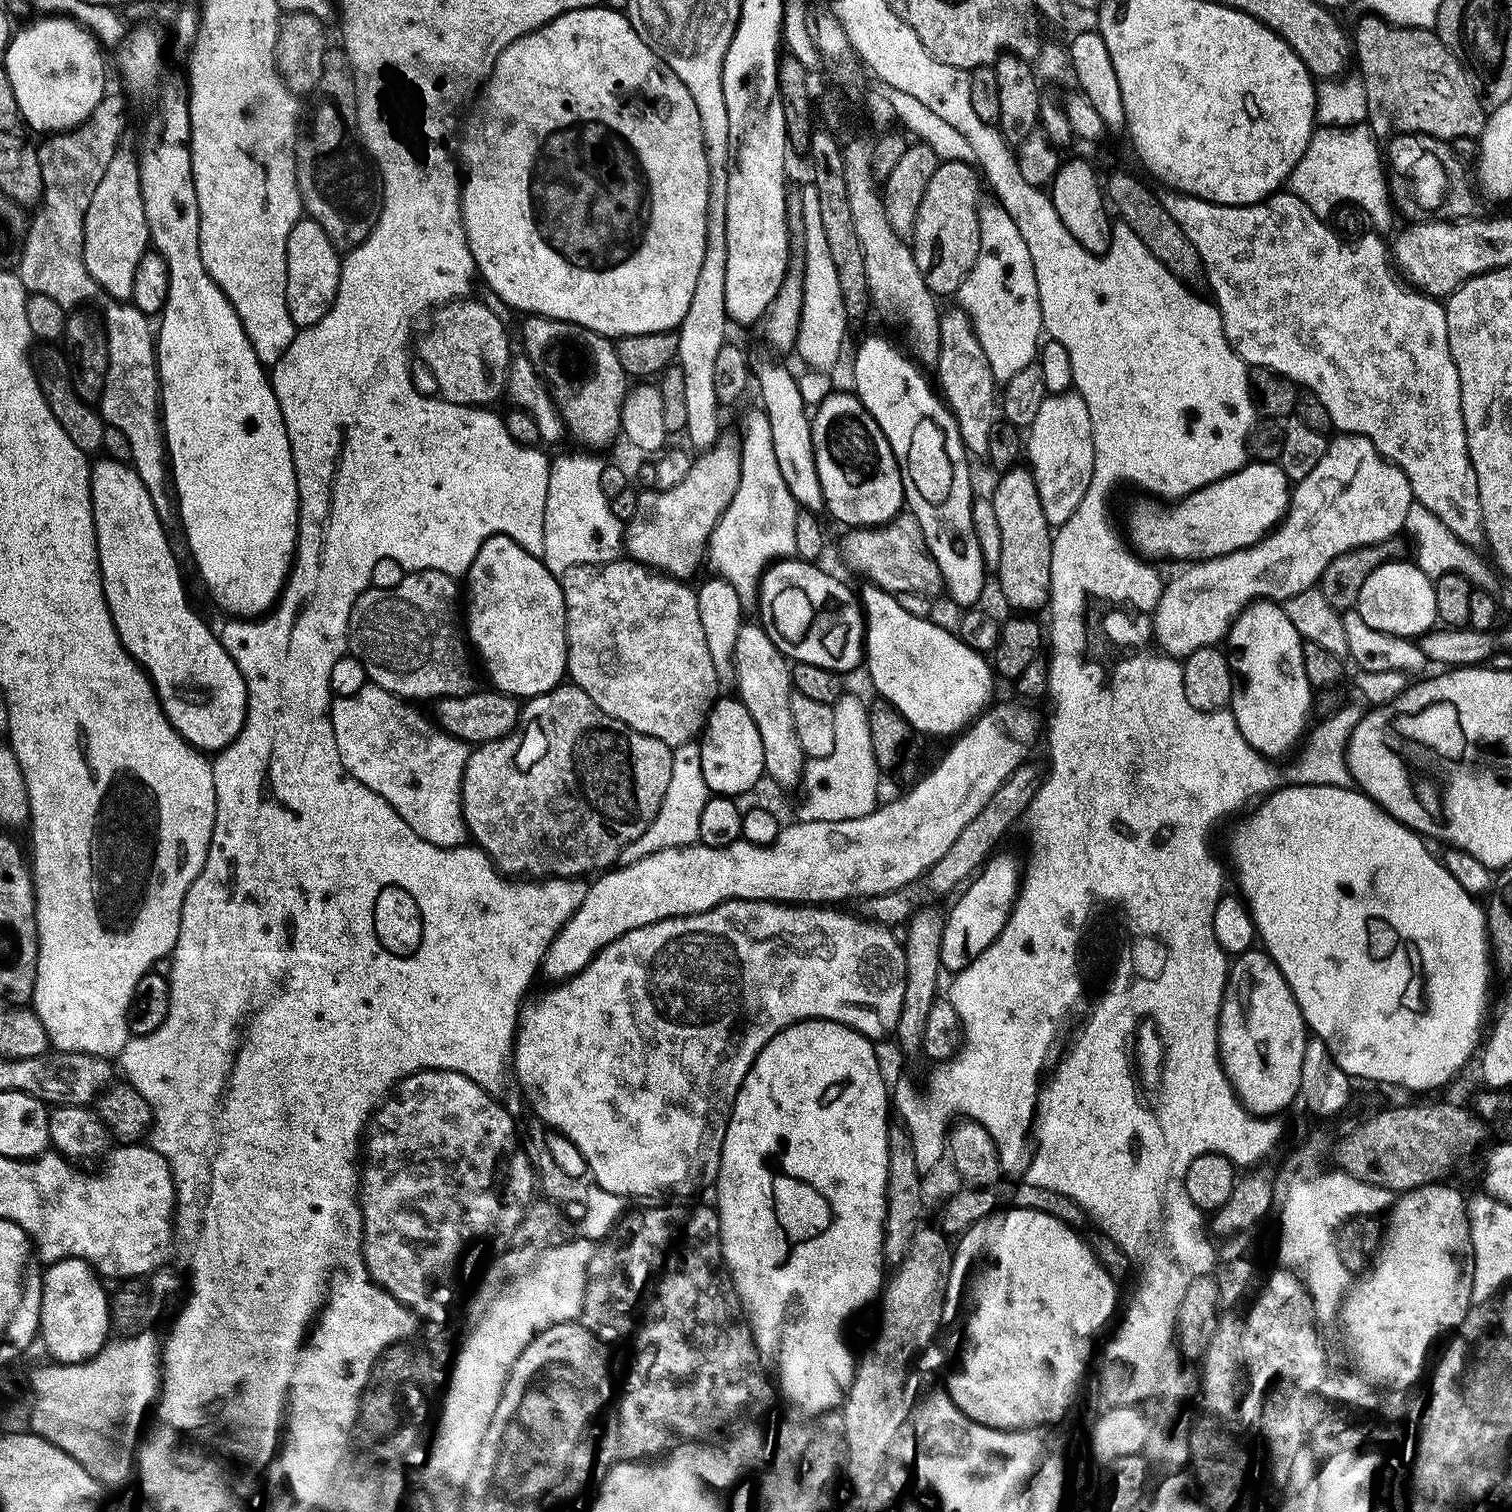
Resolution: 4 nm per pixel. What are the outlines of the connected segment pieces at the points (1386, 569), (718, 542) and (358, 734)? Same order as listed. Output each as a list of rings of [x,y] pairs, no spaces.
[[[1404,563],[1383,564],[1378,570],[1374,570],[1374,574],[1366,578],[1366,586],[1362,586],[1355,609],[1371,630],[1386,635],[1419,638],[1433,631],[1440,619],[1436,586],[1415,563]]]
[[[766,418],[759,419],[748,420],[744,424],[744,448],[739,449],[738,494],[734,494],[734,502],[730,502],[710,541],[710,564],[712,560],[713,566],[720,571],[717,573],[737,591],[738,598],[748,610],[757,607],[760,581],[764,579],[769,567],[797,555],[795,526],[798,509],[794,502],[794,494],[790,494],[790,486],[786,486],[786,478],[782,478],[782,470],[778,470],[778,457],[774,455],[774,434],[770,430],[770,422]]]
[[[367,686],[368,688],[364,688],[361,692],[356,692],[353,696],[344,696],[335,701],[332,705],[332,725],[334,726],[334,738],[338,744],[338,754],[342,758],[342,766],[347,772],[352,774],[358,782],[362,782],[362,786],[366,786],[370,790],[374,790],[374,794],[378,794],[382,798],[386,798],[386,802],[390,802],[390,806],[394,806],[394,810],[398,810],[398,814],[403,818],[404,821],[408,823],[410,826],[410,830],[414,830],[414,834],[418,834],[418,838],[422,838],[426,842],[430,842],[434,846],[438,846],[439,848],[463,848],[465,845],[469,843],[470,837],[468,835],[468,827],[466,826],[466,822],[464,821],[464,771],[466,770],[466,766],[468,765],[468,758],[470,755],[470,748],[469,745],[465,744],[464,741],[459,740],[458,738],[454,738],[450,733],[445,732],[443,728],[440,727],[439,723],[433,722],[431,719],[430,721],[427,720],[426,717],[423,716],[422,713],[419,712],[419,707],[413,706],[409,701],[394,695],[393,692],[387,692],[386,690],[382,690],[381,688],[375,686]]]

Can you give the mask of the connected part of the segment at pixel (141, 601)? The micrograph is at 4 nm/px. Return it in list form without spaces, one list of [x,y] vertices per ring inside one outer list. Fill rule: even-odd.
[[[100,458],[96,465],[91,465],[90,479],[92,482],[92,505],[94,506],[94,526],[96,527],[96,549],[100,559],[100,581],[106,594],[108,609],[112,615],[114,626],[118,630],[118,638],[122,646],[132,656],[132,659],[147,672],[152,684],[156,687],[156,694],[160,705],[164,707],[166,718],[177,730],[184,728],[233,728],[239,729],[242,724],[242,698],[247,697],[248,687],[244,681],[242,670],[230,658],[230,654],[224,648],[224,643],[220,641],[219,635],[204,625],[204,620],[192,609],[192,604],[188,601],[188,592],[184,589],[184,576],[180,573],[180,564],[176,561],[176,552],[172,549],[172,544],[168,541],[169,529],[158,518],[158,510],[154,510],[154,502],[150,498],[150,490],[146,490],[146,482],[138,478],[135,468],[131,463],[123,464],[120,461],[109,458]]]

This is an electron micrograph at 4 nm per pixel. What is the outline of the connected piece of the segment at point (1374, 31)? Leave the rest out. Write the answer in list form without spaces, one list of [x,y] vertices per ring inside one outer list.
[[[1371,14],[1361,15],[1360,18],[1356,24],[1356,60],[1360,63],[1358,76],[1364,81],[1368,99],[1368,124],[1377,138],[1429,135],[1430,138],[1455,142],[1475,141],[1484,135],[1484,128],[1490,119],[1489,113],[1484,113],[1485,101],[1477,85],[1468,81],[1459,58],[1440,41],[1443,39],[1433,29],[1398,28]]]

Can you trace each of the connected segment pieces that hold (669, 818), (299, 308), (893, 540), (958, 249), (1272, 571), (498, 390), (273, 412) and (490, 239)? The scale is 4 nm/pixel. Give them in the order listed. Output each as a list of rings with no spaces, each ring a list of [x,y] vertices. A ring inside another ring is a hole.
[[[696,742],[683,744],[673,751],[672,757],[674,768],[666,798],[662,798],[662,810],[658,818],[654,818],[650,830],[646,830],[643,838],[634,842],[624,852],[622,860],[625,865],[635,864],[637,860],[653,856],[663,848],[691,848],[700,844],[702,810],[706,810],[710,799],[706,778],[702,774],[702,750]]]
[[[305,218],[294,226],[294,234],[290,234],[288,243],[288,285],[286,286],[286,298],[290,318],[296,323],[297,329],[309,328],[326,314],[334,306],[340,289],[340,265],[341,253],[337,252],[334,242],[318,226],[318,222],[311,218]]]
[[[901,514],[890,524],[882,528],[857,528],[847,533],[844,540],[844,560],[860,576],[865,576],[869,585],[875,585],[882,591],[902,594],[914,594],[922,597],[936,598],[939,592],[945,591],[942,570],[938,570],[938,562],[930,554],[926,546],[926,534],[922,534],[922,526],[918,518],[911,514]]]
[[[941,163],[934,178],[930,178],[926,198],[922,198],[922,210],[918,210],[918,226],[910,241],[918,270],[922,270],[926,286],[930,286],[937,298],[955,297],[959,293],[966,278],[974,270],[982,250],[982,180],[977,169],[969,164]]]
[[[1343,434],[1335,438],[1329,443],[1327,454],[1317,469],[1295,485],[1288,514],[1276,531],[1252,548],[1187,567],[1190,569],[1172,581],[1161,598],[1159,595],[1152,614],[1152,634],[1163,653],[1173,659],[1185,660],[1200,649],[1217,647],[1227,637],[1233,621],[1249,605],[1270,601],[1287,603],[1290,598],[1311,591],[1334,558],[1354,549],[1397,539],[1400,532],[1407,529],[1415,496],[1405,472],[1385,460],[1368,438]]]
[[[465,298],[453,300],[452,303],[435,309],[431,320],[432,329],[421,340],[419,337],[418,348],[420,344],[420,360],[432,371],[432,376],[440,387],[439,395],[451,404],[492,406],[500,395],[505,395],[508,371],[514,359],[512,344],[508,341],[508,328],[500,321],[499,314],[494,309],[479,304],[476,298]]]
[[[172,256],[170,266],[170,298],[159,317],[160,336],[155,341],[156,362],[160,373],[160,398],[162,401],[162,425],[166,441],[167,459],[170,461],[170,480],[174,485],[174,496],[178,501],[178,520],[184,523],[184,532],[188,535],[188,548],[200,567],[200,576],[208,587],[208,592],[236,618],[260,618],[271,613],[276,607],[280,593],[288,582],[288,574],[296,559],[296,542],[300,538],[300,491],[294,466],[292,443],[278,406],[278,398],[272,389],[272,382],[265,365],[261,364],[234,306],[226,294],[210,278],[202,256]]]
[[[597,6],[583,8],[577,12],[568,12],[564,16],[545,24],[536,32],[523,36],[504,51],[502,58],[492,71],[486,85],[484,100],[484,121],[480,124],[480,133],[476,136],[476,145],[466,160],[466,175],[462,180],[462,203],[464,205],[464,225],[468,234],[468,245],[476,259],[478,276],[481,281],[488,283],[488,288],[504,304],[524,312],[528,316],[548,316],[552,320],[564,320],[567,324],[577,324],[583,328],[594,330],[600,336],[619,338],[634,334],[658,334],[679,329],[680,323],[690,314],[690,302],[694,302],[694,290],[698,290],[698,274],[702,274],[702,262],[706,262],[706,248],[708,246],[708,207],[712,197],[712,175],[708,169],[708,151],[704,145],[702,122],[698,118],[698,106],[694,106],[694,98],[690,98],[690,90],[682,86],[678,77],[668,69],[667,64],[660,59],[655,47],[643,35],[636,33],[637,25],[627,20],[620,12],[611,12],[608,8]]]

